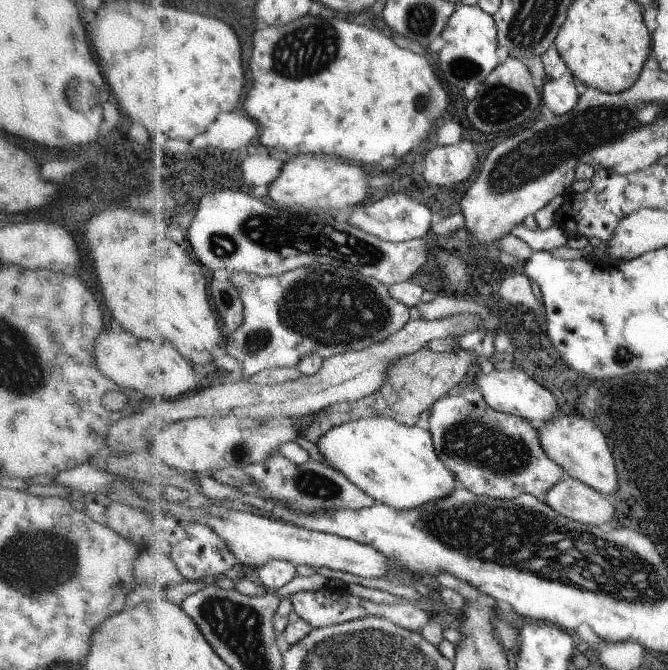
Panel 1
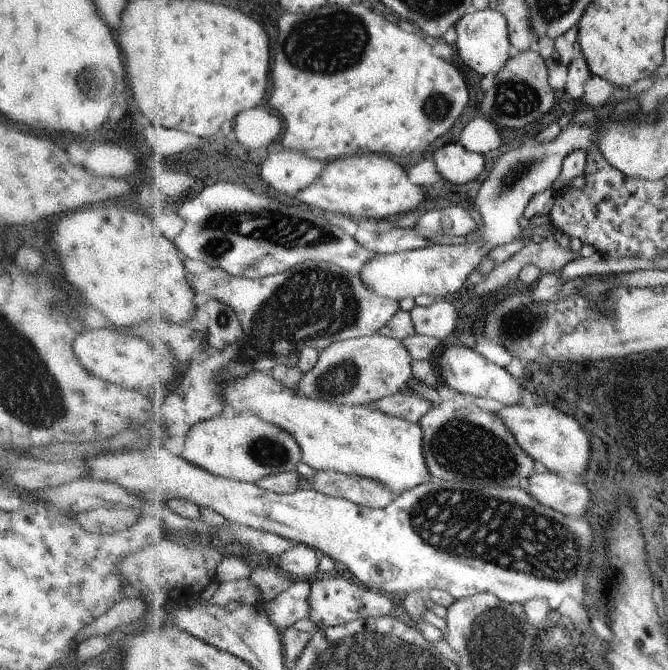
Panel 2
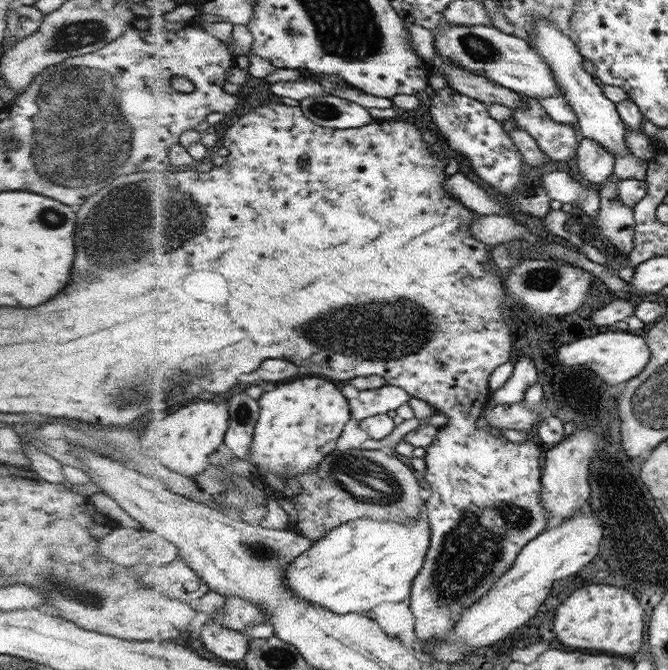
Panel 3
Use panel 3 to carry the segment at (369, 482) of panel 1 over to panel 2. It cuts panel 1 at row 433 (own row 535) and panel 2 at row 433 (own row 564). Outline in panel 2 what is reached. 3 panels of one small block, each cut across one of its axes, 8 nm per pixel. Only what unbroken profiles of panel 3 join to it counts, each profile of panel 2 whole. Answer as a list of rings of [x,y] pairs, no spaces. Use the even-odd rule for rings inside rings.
[[[258,371],[228,384],[224,399],[237,413],[254,412],[267,422],[275,423],[290,432],[303,447],[303,462],[316,471],[339,471],[348,475],[372,478],[387,485],[395,494],[407,492],[416,486],[429,482],[431,472],[426,464],[423,446],[423,430],[418,423],[387,414],[373,405],[344,405],[326,400],[301,396],[294,387],[286,387],[270,371]]]

